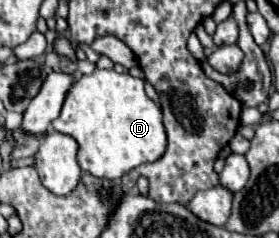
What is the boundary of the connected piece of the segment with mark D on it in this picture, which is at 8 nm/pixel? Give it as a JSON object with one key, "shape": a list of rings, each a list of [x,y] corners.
{"shape":[[[95,69],[91,75],[83,75],[73,83],[61,115],[53,121],[53,129],[79,143],[77,161],[85,173],[119,179],[131,169],[163,157],[167,133],[161,119],[161,109],[147,97],[141,79],[129,73],[117,73],[115,69]]]}

